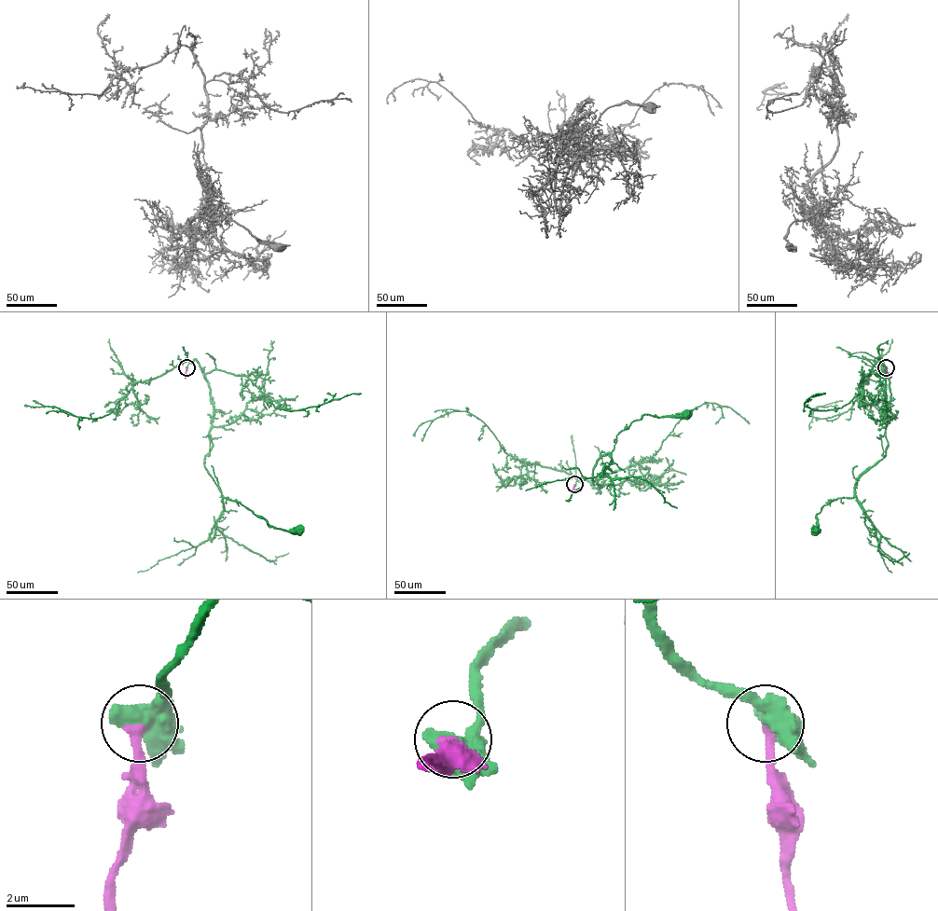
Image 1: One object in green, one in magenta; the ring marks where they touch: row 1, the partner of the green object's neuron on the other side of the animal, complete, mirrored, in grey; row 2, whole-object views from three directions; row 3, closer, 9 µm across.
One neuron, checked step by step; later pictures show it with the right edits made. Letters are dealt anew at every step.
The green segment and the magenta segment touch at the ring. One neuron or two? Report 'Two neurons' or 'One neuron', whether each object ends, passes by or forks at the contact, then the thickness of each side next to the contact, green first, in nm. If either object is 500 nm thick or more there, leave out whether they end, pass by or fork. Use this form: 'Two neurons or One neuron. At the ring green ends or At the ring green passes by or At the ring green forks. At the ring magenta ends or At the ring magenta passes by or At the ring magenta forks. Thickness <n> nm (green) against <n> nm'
One neuron. Thickness 600 nm (green) against 340 nm

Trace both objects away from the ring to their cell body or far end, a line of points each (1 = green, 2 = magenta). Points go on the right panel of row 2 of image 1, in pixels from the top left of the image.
1: (886, 367), (880, 359), (890, 393), (886, 455), (857, 479), (852, 497), (822, 506), (815, 531)
2: (886, 367), (889, 379)

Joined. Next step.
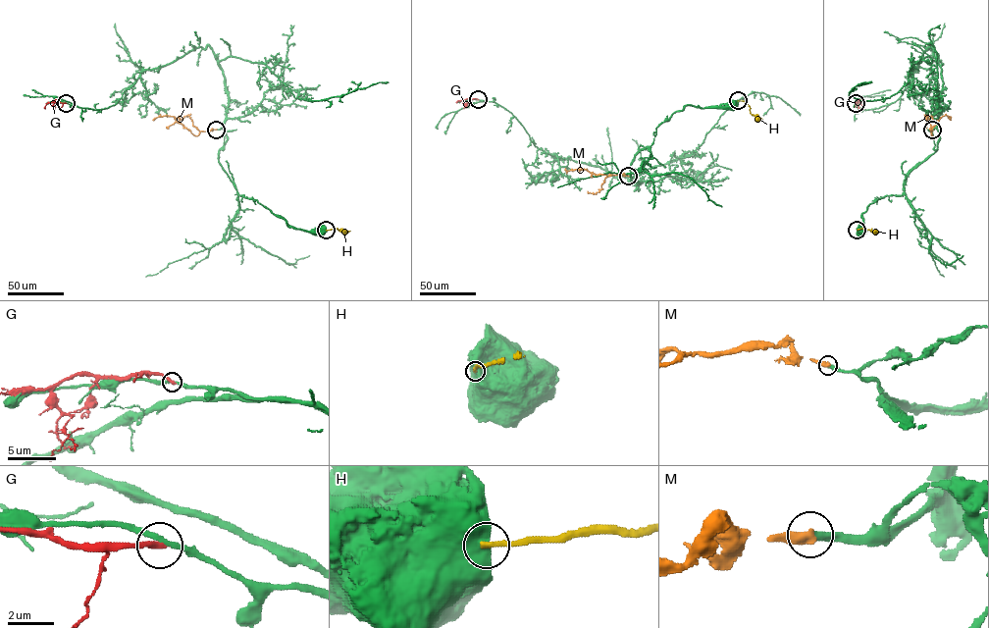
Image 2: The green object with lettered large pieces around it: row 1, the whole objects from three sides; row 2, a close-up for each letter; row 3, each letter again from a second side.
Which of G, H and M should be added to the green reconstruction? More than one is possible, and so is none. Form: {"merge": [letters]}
{"merge": ["M"]}

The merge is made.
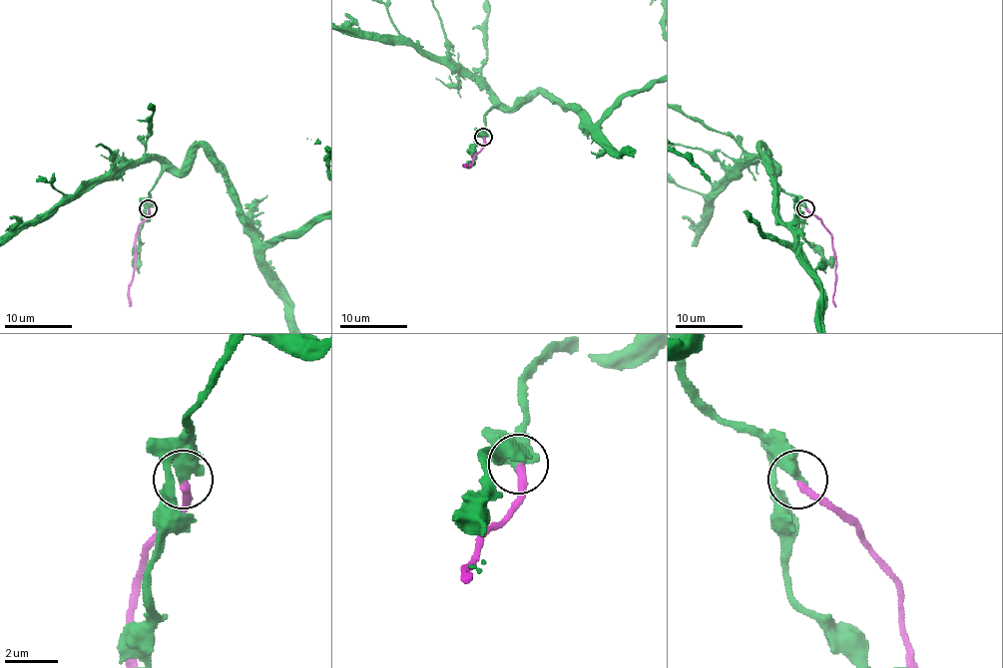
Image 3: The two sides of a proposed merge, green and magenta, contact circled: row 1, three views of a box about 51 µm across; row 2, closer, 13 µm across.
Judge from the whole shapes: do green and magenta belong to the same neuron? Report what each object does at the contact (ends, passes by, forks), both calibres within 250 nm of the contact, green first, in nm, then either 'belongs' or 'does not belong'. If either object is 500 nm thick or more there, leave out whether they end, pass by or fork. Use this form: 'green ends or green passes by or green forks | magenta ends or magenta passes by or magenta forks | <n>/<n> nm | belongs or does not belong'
600/280 nm | does not belong

